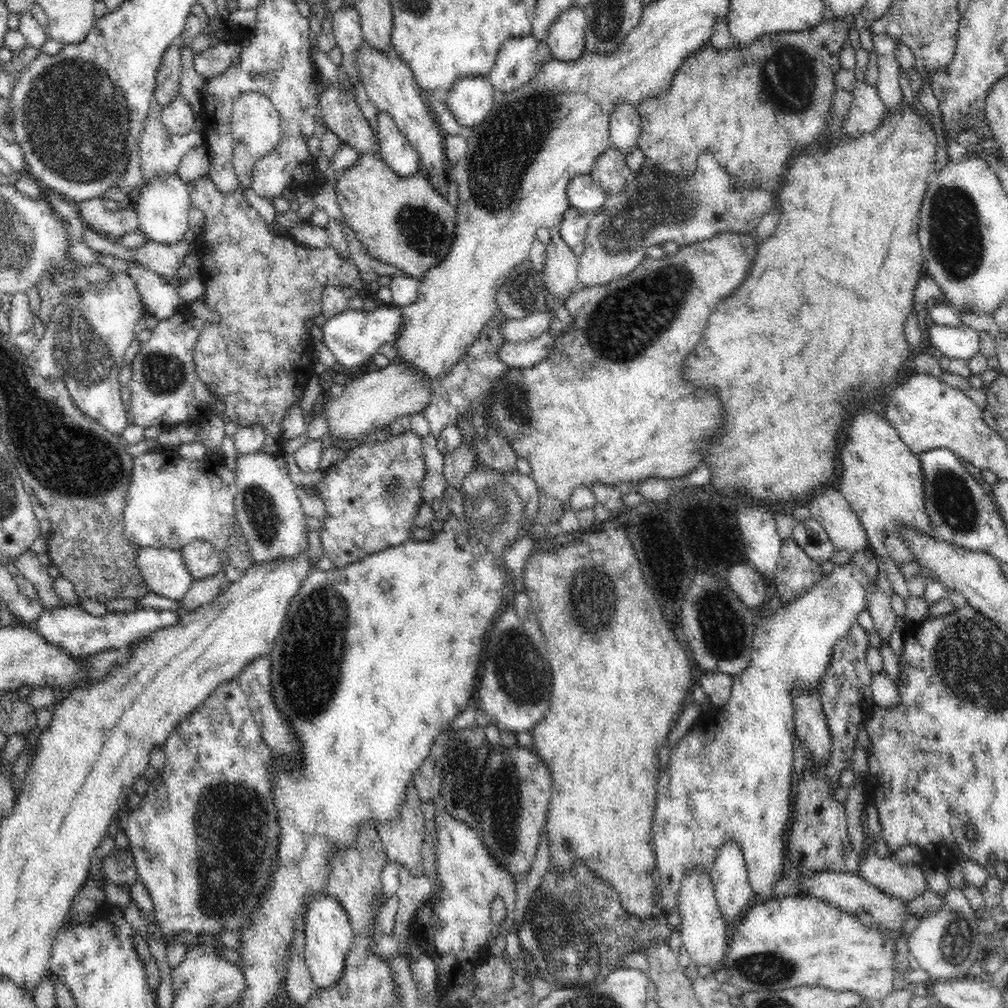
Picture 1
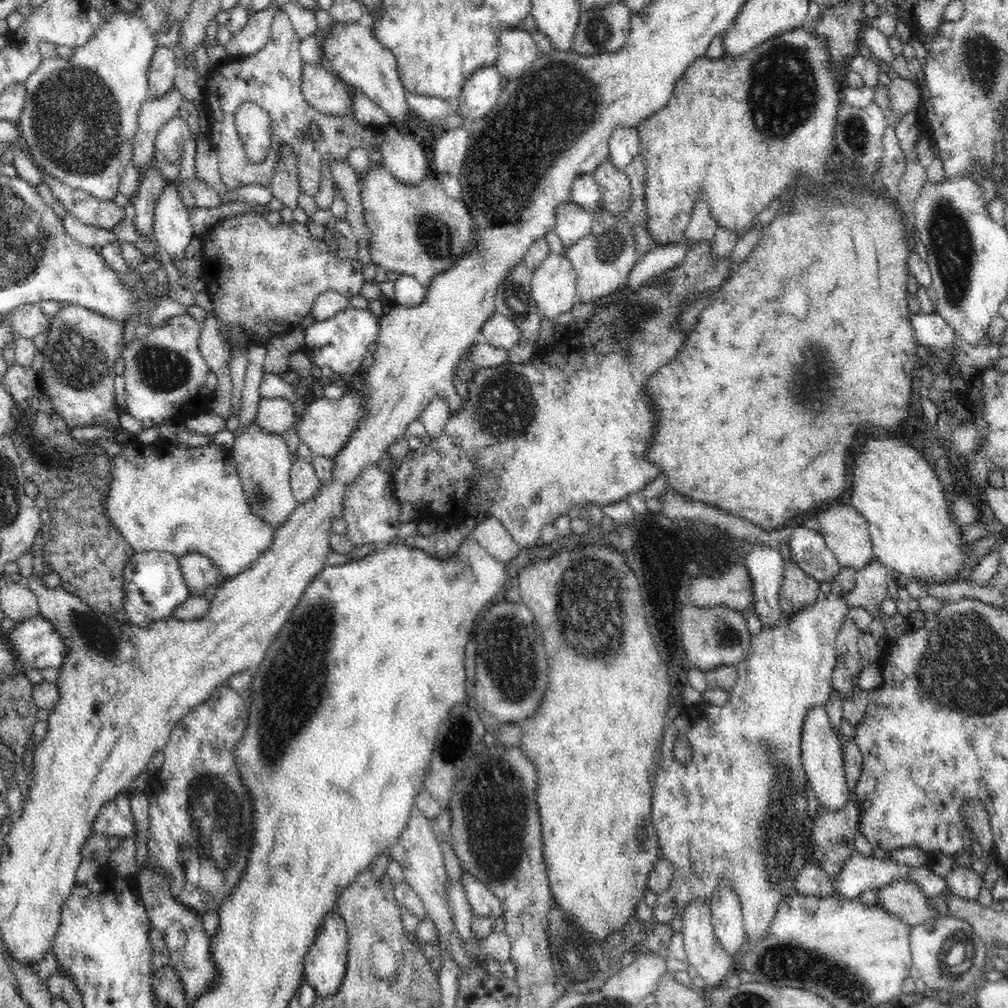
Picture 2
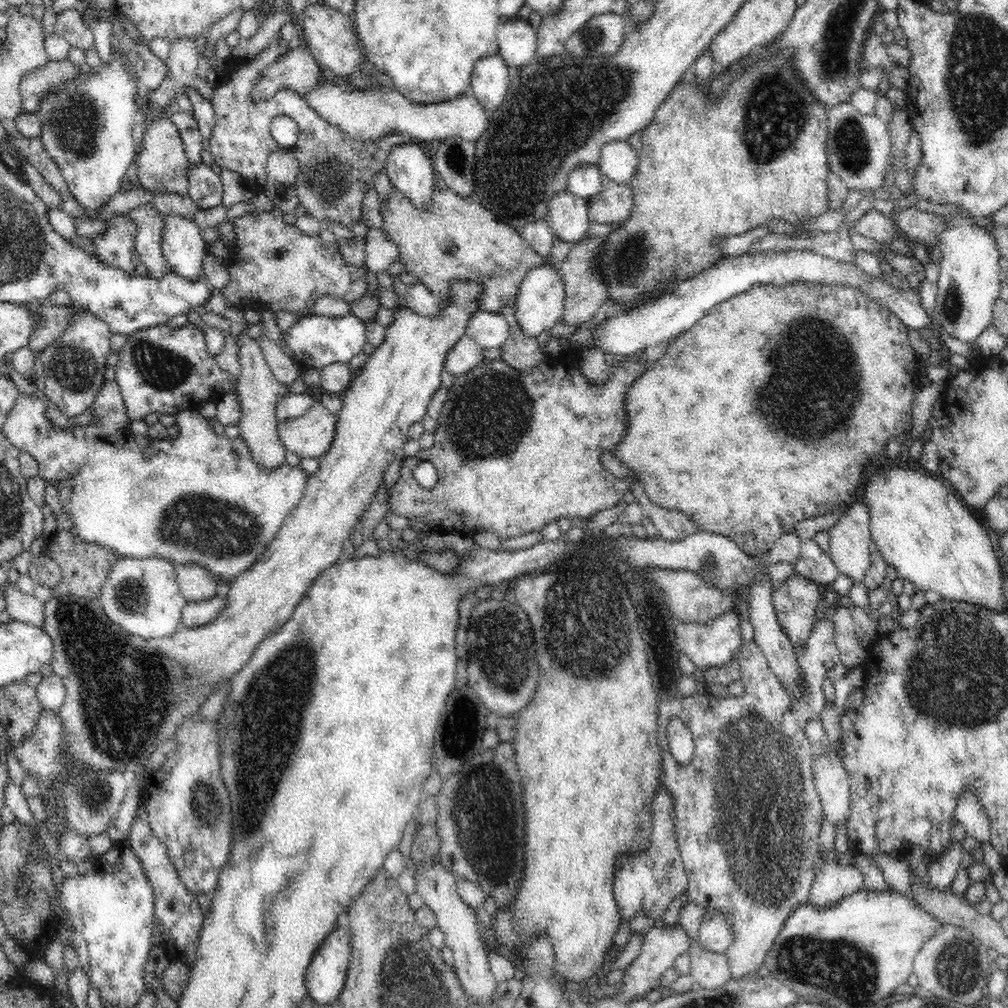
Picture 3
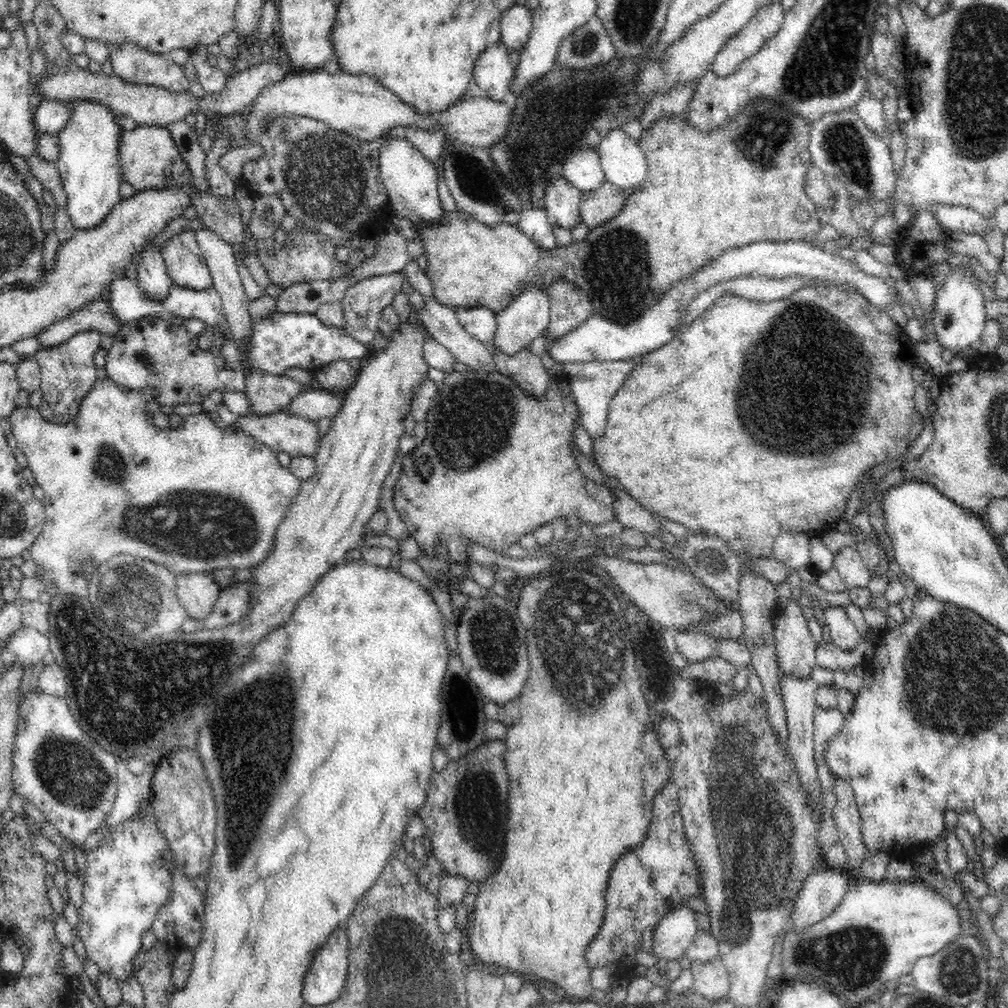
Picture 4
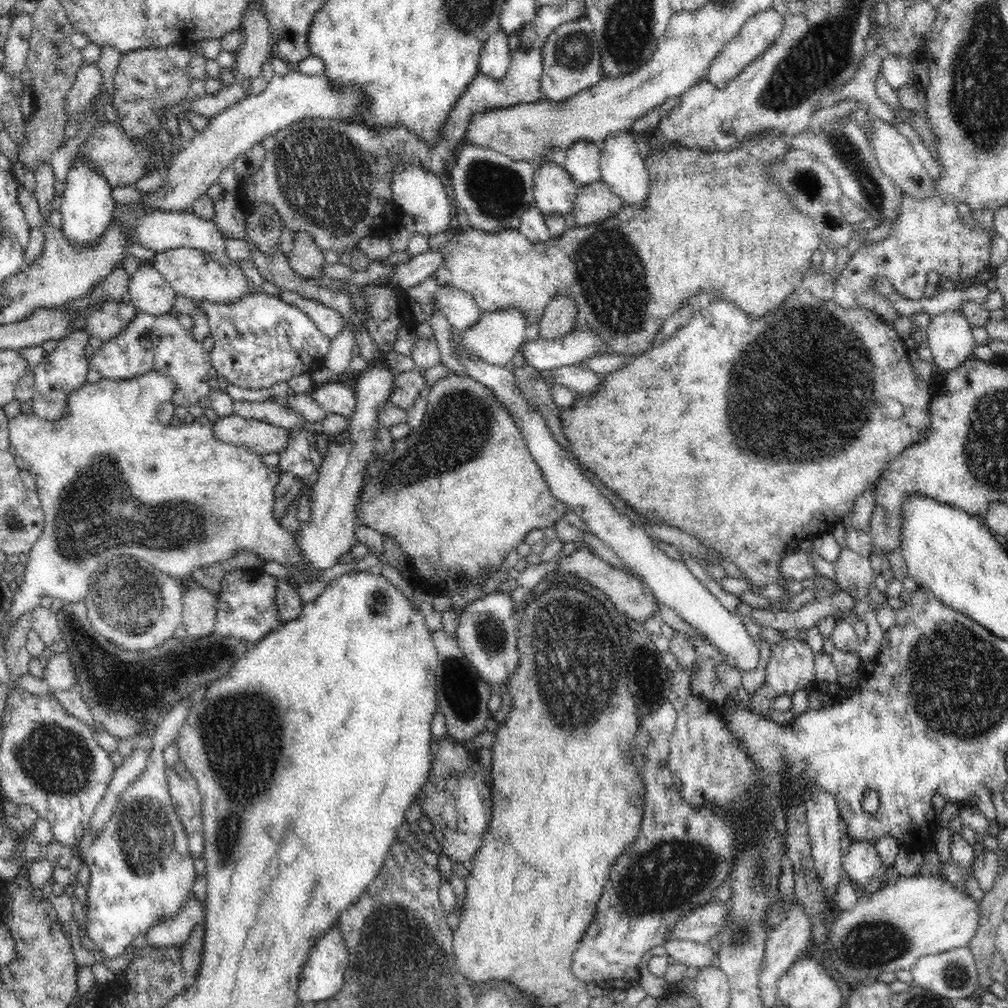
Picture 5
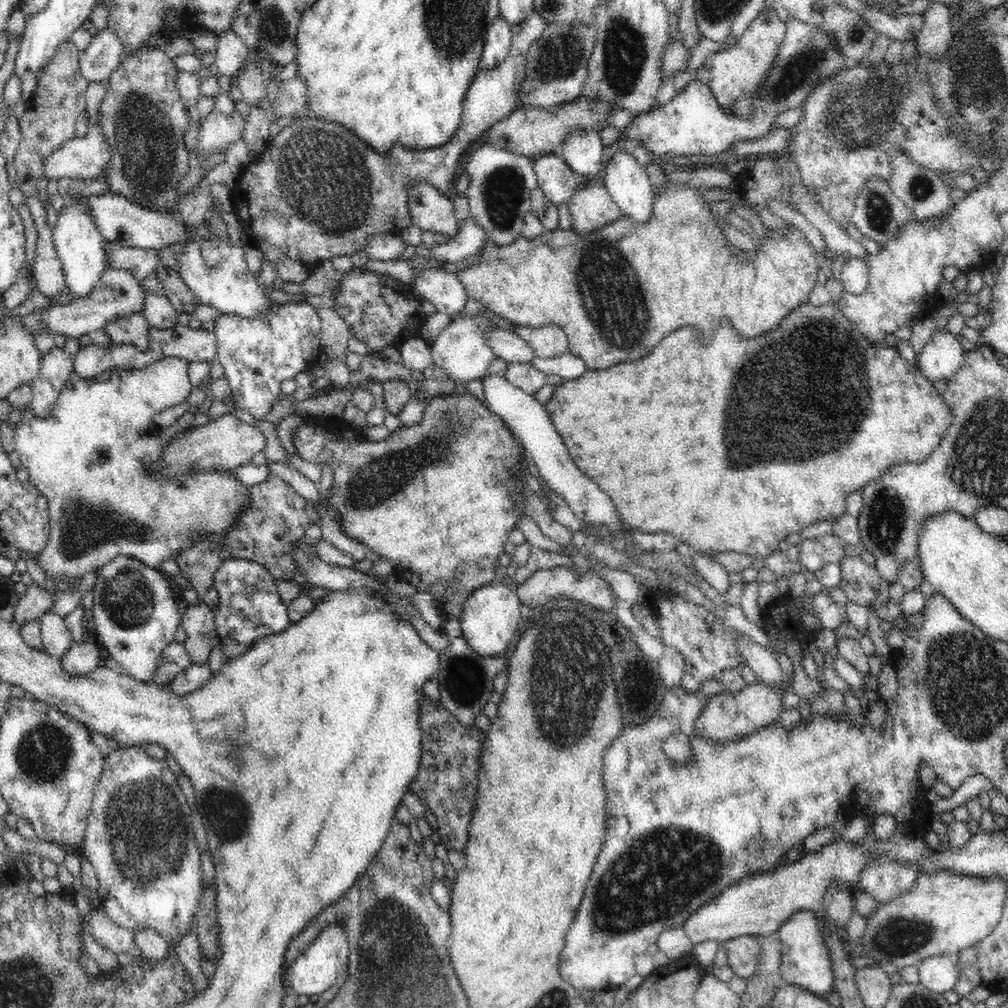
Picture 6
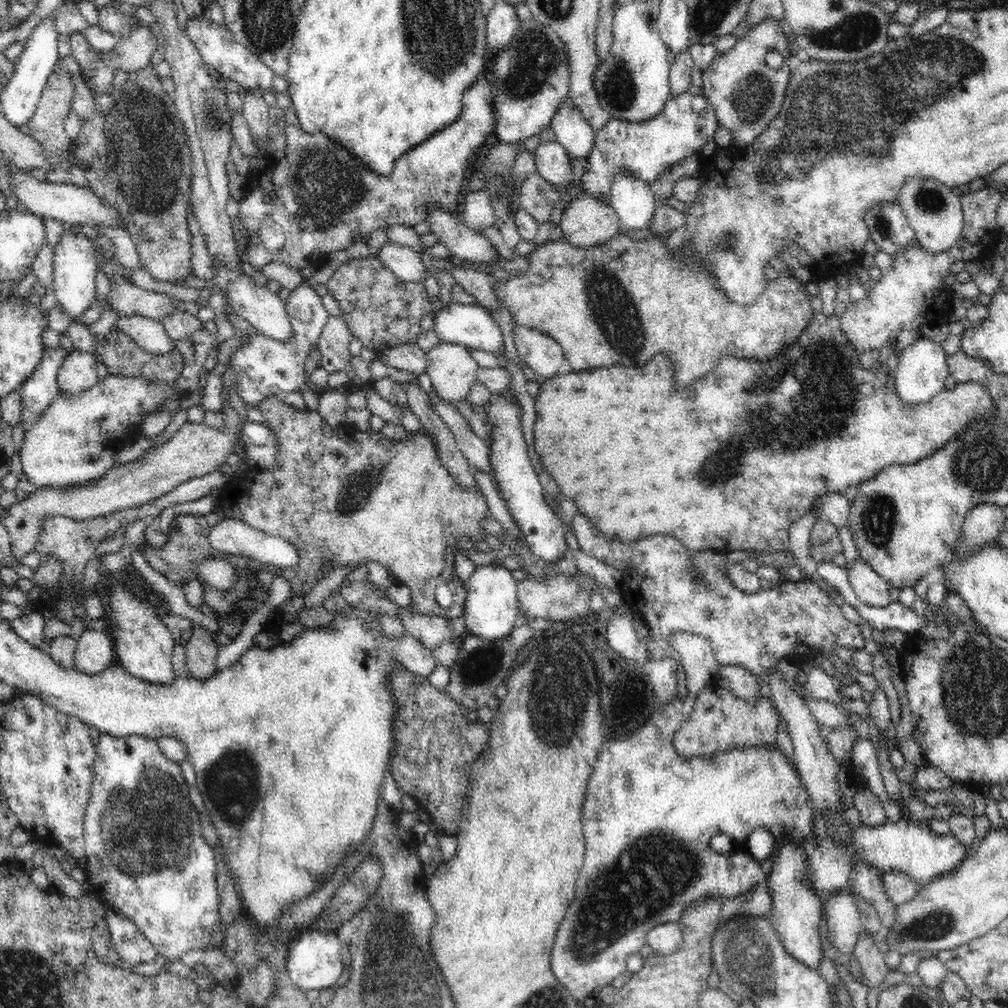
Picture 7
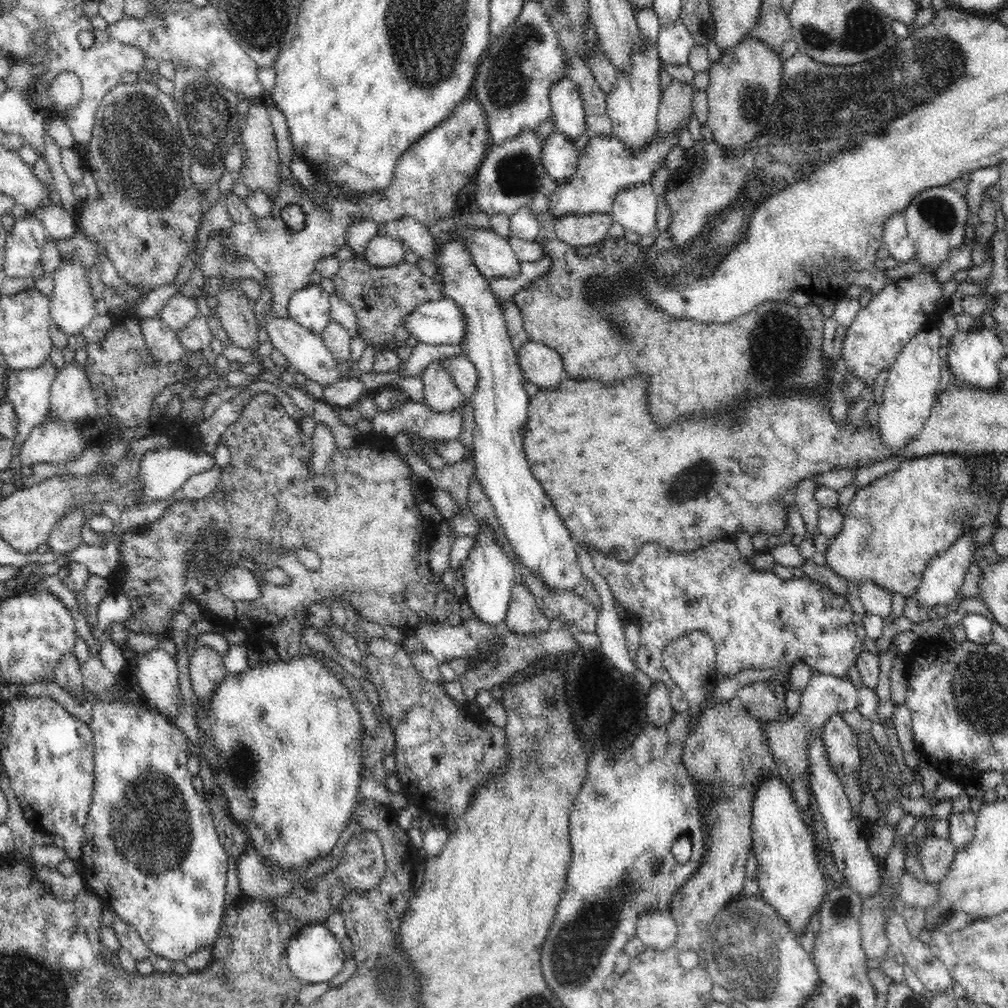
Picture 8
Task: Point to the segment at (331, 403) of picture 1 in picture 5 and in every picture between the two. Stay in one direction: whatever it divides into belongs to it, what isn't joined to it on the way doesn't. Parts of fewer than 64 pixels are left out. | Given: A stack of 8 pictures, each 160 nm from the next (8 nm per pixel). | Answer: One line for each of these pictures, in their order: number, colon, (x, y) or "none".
2: (325, 426)
3: (309, 436)
4: (296, 436)
5: (263, 438)

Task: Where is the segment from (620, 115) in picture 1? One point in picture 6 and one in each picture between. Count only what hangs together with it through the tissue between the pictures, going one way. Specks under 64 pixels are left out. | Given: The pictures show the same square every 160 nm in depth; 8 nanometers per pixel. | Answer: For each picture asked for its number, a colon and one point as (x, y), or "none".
2: (624, 144)
3: (619, 161)
4: (623, 163)
5: (622, 169)
6: (626, 180)

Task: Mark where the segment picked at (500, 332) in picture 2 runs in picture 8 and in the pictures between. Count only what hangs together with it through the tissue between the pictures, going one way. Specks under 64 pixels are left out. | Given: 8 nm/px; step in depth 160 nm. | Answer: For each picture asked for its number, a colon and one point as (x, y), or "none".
3: (488, 330)
4: (480, 323)
5: (461, 311)
6: (443, 289)
7: (404, 262)
8: (382, 251)

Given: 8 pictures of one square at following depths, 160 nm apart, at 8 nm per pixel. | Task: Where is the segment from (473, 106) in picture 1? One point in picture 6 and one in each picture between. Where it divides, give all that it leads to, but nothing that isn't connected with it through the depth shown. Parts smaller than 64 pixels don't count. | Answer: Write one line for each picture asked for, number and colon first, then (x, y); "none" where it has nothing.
2: (479, 94)
3: (490, 81)
4: (493, 71)
5: (494, 60)
6: (497, 44)

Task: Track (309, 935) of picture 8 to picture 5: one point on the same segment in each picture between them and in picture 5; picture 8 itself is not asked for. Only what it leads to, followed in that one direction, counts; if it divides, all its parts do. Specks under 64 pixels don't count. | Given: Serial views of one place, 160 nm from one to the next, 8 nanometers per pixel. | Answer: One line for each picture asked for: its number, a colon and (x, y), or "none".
5: (322, 976)
6: (323, 962)
7: (313, 962)

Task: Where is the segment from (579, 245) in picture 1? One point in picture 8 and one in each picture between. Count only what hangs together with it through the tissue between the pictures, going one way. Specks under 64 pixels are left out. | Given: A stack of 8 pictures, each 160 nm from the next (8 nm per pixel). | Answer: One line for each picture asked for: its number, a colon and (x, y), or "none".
2: (572, 222)
3: (568, 218)
4: (562, 201)
5: (555, 190)
6: (558, 182)
7: (553, 163)
8: (560, 157)

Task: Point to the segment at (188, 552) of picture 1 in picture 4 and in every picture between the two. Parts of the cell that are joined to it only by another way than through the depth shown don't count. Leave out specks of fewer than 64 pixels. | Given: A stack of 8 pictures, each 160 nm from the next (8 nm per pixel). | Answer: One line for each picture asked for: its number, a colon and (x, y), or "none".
2: (199, 572)
3: (196, 583)
4: (198, 592)

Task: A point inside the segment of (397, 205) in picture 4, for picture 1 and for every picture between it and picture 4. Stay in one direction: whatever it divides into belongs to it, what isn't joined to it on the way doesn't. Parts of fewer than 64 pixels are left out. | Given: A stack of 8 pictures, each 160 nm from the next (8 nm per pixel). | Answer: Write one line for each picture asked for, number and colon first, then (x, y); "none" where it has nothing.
1: (395, 150)
2: (403, 156)
3: (409, 170)

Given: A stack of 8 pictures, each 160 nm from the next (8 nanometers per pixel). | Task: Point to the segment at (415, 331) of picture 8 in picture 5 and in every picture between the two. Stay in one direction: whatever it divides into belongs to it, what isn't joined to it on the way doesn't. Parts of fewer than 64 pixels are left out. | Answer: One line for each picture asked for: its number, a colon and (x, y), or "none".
5: (580, 345)
6: (509, 346)
7: (471, 326)

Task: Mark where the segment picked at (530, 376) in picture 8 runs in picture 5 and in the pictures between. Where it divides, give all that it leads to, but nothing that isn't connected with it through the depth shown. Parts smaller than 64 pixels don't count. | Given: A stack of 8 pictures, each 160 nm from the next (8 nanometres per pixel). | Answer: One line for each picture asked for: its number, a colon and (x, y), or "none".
5: (559, 316)
6: (548, 341)
7: (544, 355)

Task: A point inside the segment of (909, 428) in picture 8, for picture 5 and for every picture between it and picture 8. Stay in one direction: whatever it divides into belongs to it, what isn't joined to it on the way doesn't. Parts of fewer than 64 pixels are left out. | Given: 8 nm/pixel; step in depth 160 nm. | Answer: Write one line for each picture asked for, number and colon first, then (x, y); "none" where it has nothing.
5: (950, 339)
6: (943, 355)
7: (922, 369)

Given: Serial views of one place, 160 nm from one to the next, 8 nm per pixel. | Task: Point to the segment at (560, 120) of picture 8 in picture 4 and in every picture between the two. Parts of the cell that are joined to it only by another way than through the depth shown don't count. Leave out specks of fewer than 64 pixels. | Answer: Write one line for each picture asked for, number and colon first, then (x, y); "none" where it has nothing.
4: (582, 169)
5: (582, 160)
6: (582, 150)
7: (573, 132)

